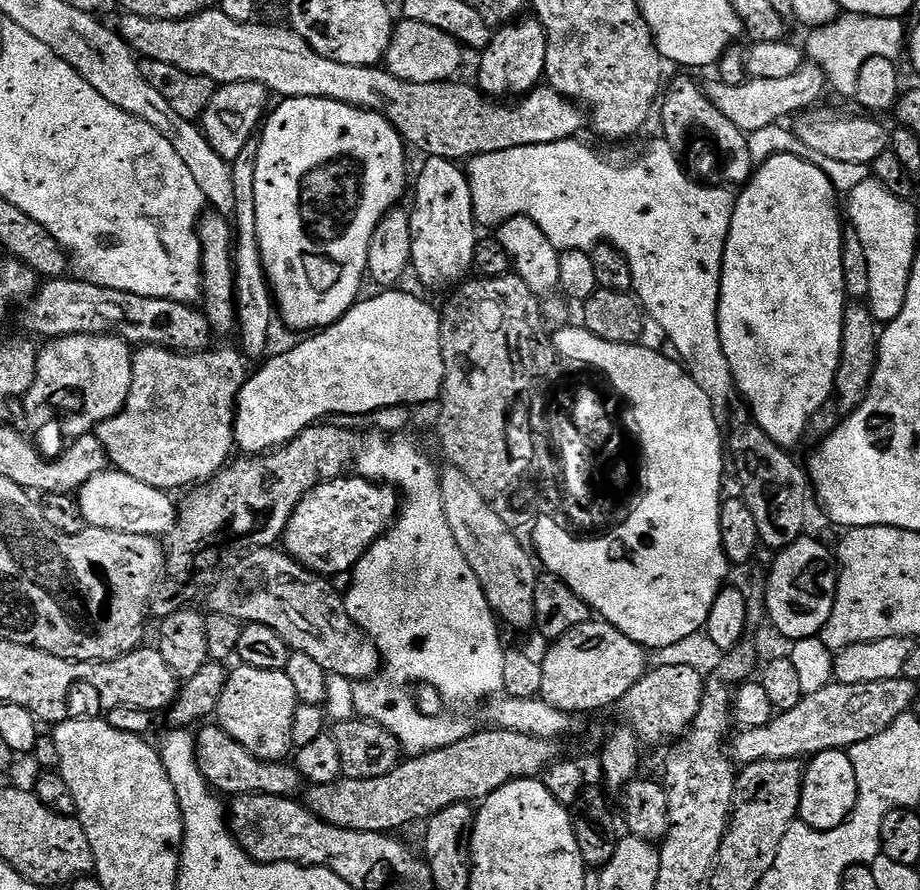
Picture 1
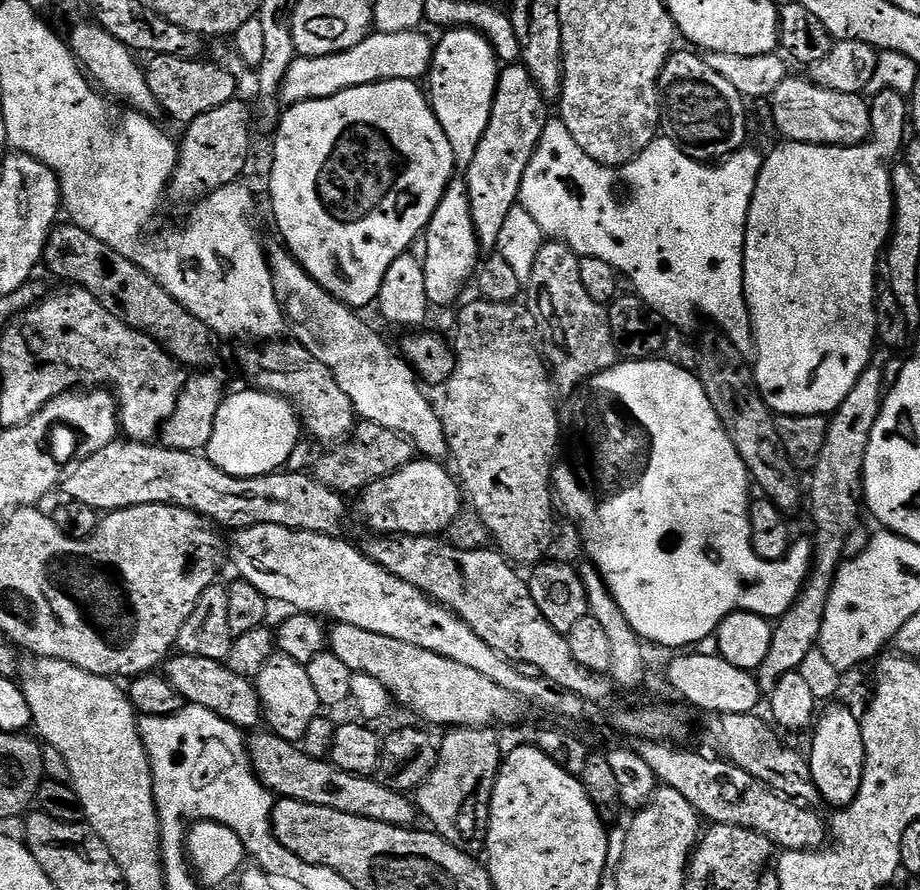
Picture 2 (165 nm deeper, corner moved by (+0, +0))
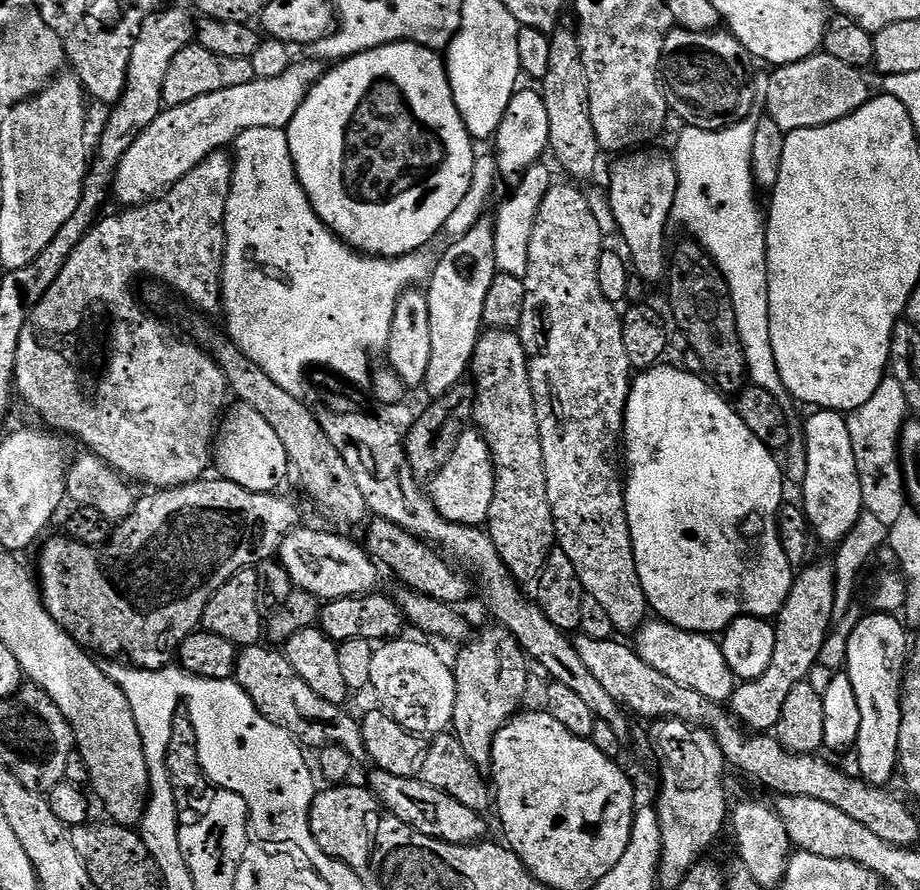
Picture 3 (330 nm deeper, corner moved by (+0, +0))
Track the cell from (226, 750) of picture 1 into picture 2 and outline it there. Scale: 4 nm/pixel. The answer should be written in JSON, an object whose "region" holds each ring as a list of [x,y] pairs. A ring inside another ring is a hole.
{"region":[[[268,730],[257,731],[249,737],[246,747],[256,778],[260,779],[269,791],[283,799],[326,806],[328,809],[354,814],[356,817],[370,818],[372,821],[400,827],[411,827],[418,818],[415,803],[405,793],[395,792],[373,777],[338,770],[331,761],[312,758],[304,752],[303,747],[281,738],[276,733]]]}

